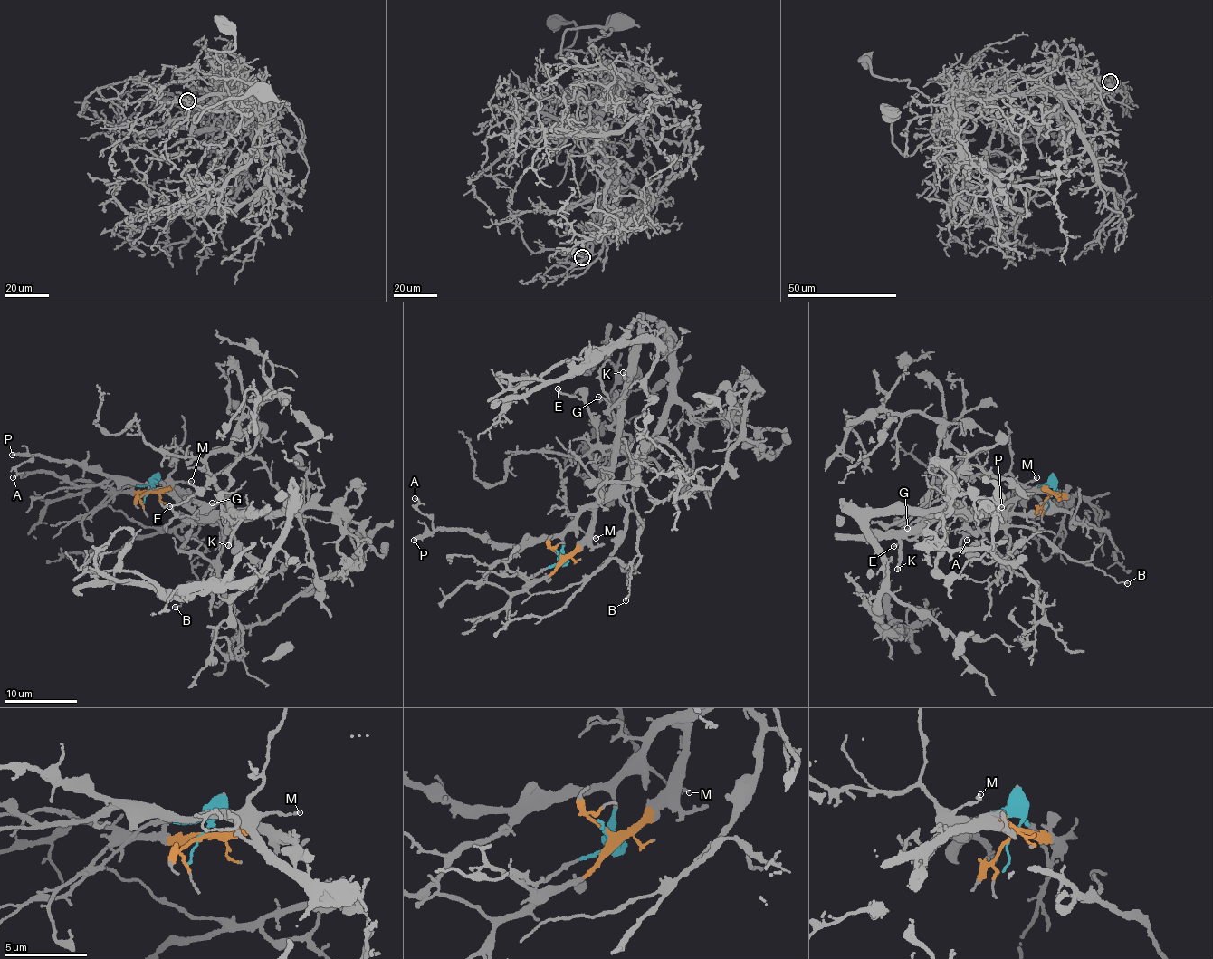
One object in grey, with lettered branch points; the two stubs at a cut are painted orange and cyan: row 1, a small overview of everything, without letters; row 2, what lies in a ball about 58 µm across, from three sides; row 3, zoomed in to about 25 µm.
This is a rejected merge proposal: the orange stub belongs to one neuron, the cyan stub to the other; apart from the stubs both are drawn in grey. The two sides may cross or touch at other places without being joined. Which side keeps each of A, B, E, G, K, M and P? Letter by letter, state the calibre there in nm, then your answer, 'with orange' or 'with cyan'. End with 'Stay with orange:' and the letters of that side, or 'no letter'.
A: 100 nm | with cyan
B: 120 nm | with orange
E: 140 nm | with orange
G: 140 nm | with orange
K: 260 nm | with orange
M: 140 nm | with cyan
P: 300 nm | with cyan
Stay with orange: B, E, G, K

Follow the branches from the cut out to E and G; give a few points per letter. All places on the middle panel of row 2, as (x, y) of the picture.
E: (558, 556), (568, 556), (587, 533), (597, 495), (610, 473), (612, 452), (600, 443), (583, 400), (558, 388)
G: (558, 556), (568, 556), (584, 538), (597, 495), (610, 473), (621, 409), (608, 406), (599, 397)

